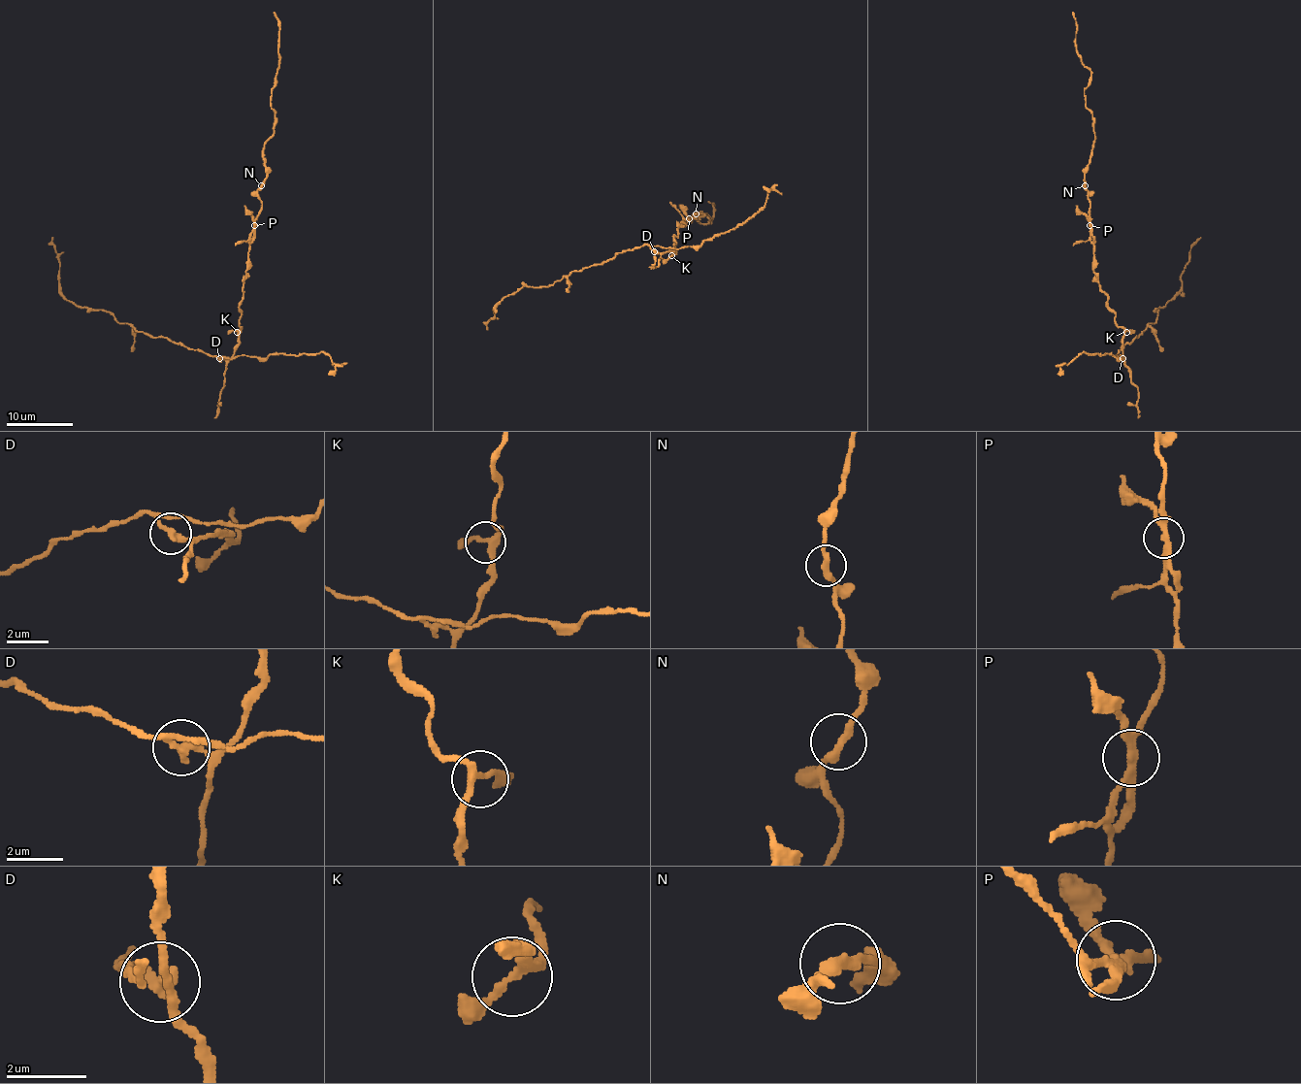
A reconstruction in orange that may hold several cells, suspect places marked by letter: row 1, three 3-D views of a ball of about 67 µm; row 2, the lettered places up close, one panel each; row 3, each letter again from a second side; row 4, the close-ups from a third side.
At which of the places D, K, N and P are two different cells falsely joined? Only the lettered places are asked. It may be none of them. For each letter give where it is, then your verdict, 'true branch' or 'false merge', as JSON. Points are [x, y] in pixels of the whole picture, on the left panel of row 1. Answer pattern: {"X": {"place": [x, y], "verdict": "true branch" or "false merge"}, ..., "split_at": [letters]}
{"D": {"place": [219, 358], "verdict": "false merge"}, "K": {"place": [237, 332], "verdict": "true branch"}, "N": {"place": [261, 185], "verdict": "true branch"}, "P": {"place": [254, 225], "verdict": "false merge"}, "split_at": ["D", "P"]}

